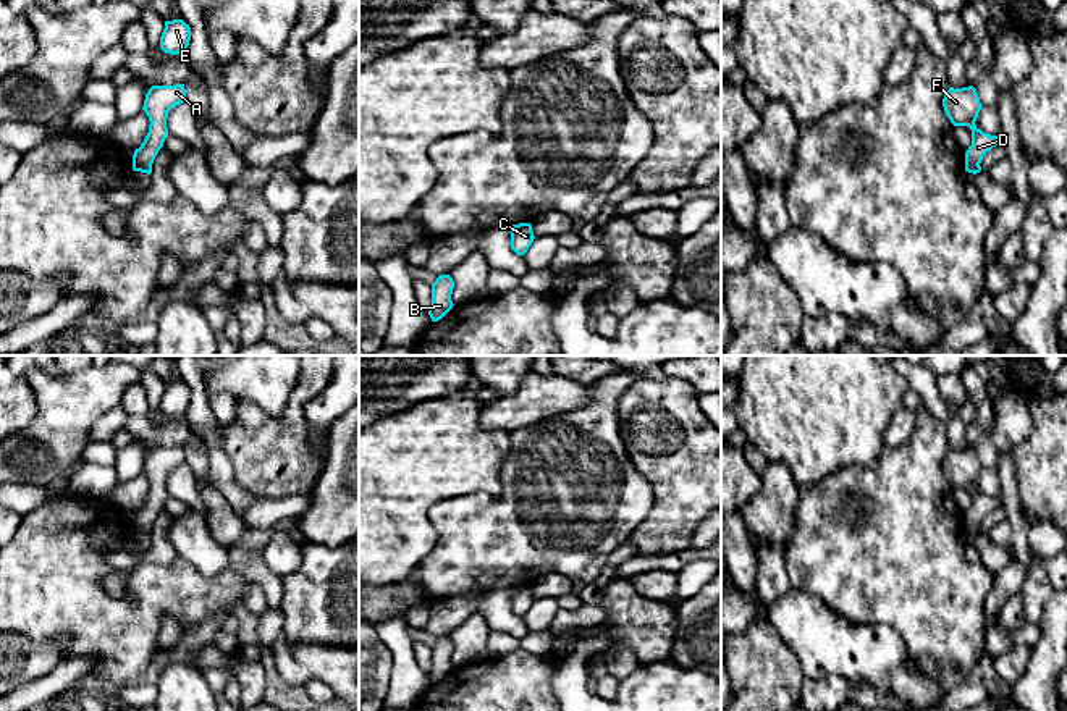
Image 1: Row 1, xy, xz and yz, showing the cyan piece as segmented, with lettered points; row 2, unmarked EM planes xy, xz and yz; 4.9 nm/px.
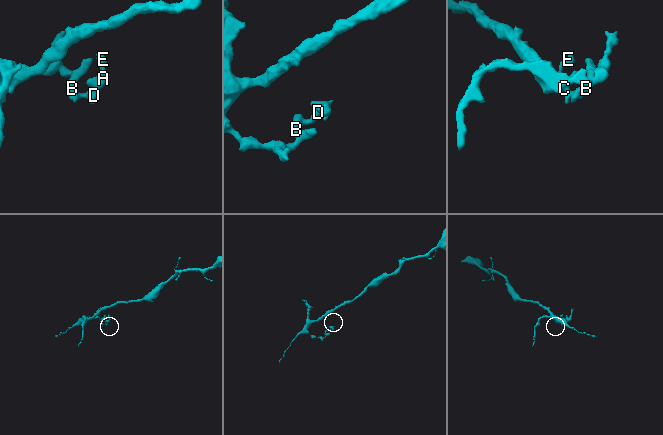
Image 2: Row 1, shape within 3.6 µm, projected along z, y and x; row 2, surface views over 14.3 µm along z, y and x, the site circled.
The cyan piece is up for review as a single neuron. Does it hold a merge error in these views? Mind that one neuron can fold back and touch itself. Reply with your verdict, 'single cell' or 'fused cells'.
single cell

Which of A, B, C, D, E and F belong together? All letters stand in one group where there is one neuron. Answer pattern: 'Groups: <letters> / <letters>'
Groups: A B C D E F

